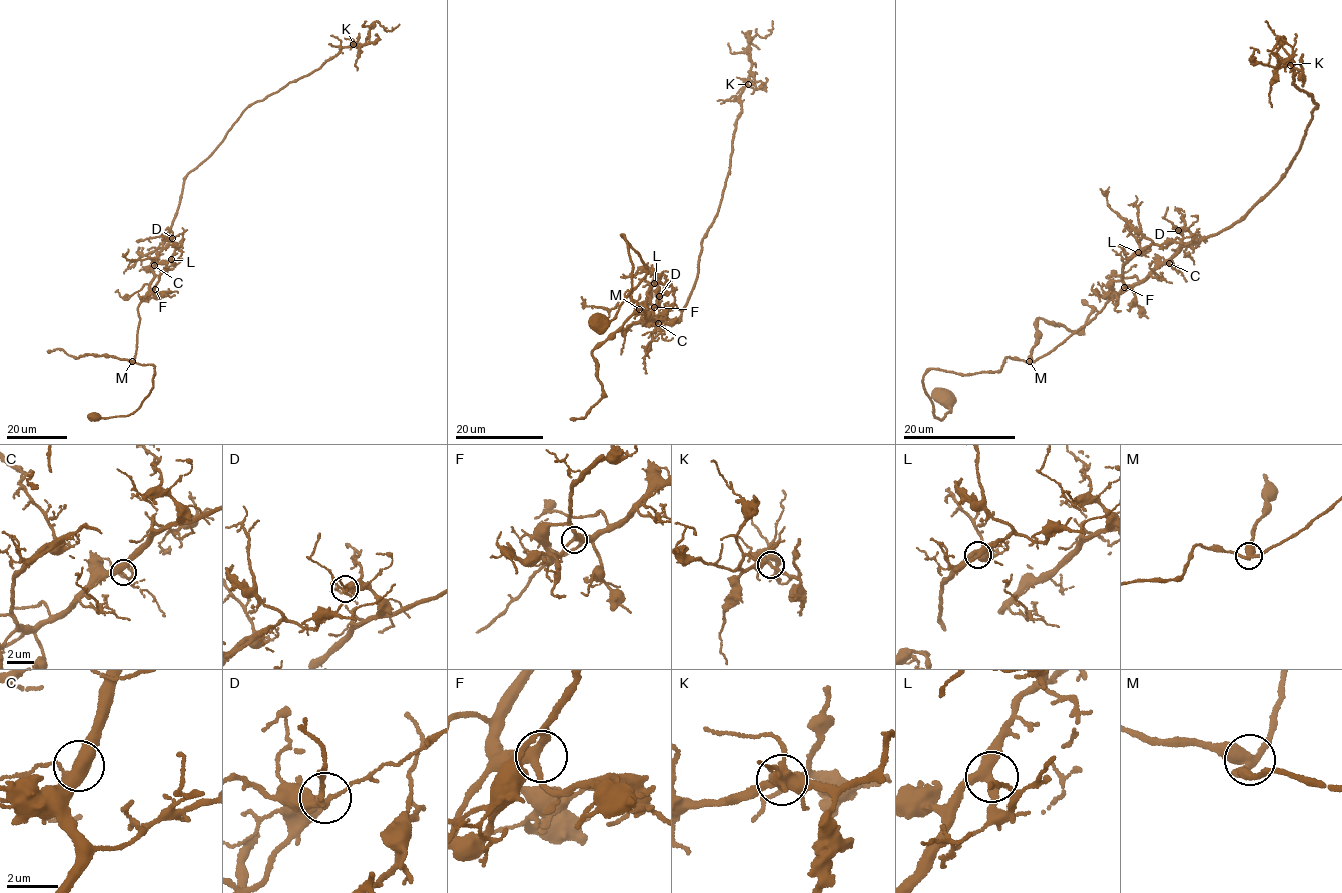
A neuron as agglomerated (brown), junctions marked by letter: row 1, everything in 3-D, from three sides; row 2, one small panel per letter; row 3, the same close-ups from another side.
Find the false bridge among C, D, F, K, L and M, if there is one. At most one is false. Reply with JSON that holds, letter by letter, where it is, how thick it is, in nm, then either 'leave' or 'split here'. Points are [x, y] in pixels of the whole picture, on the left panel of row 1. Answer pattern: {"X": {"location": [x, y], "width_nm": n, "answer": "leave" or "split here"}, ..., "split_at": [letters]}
{"C": {"location": [154, 265], "width_nm": 360, "answer": "leave"}, "D": {"location": [172, 238], "width_nm": 200, "answer": "leave"}, "F": {"location": [155, 289], "width_nm": 320, "answer": "leave"}, "K": {"location": [353, 44], "width_nm": 240, "answer": "leave"}, "L": {"location": [171, 259], "width_nm": 320, "answer": "leave"}, "M": {"location": [132, 361], "width_nm": 360, "answer": "split here"}, "split_at": ["M"]}

